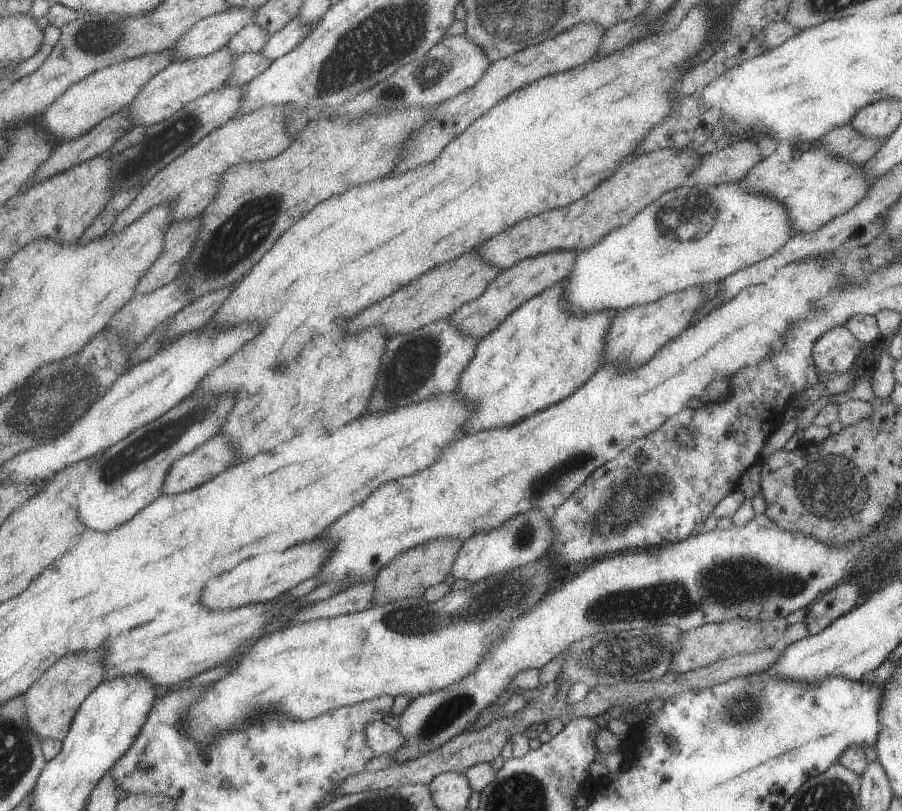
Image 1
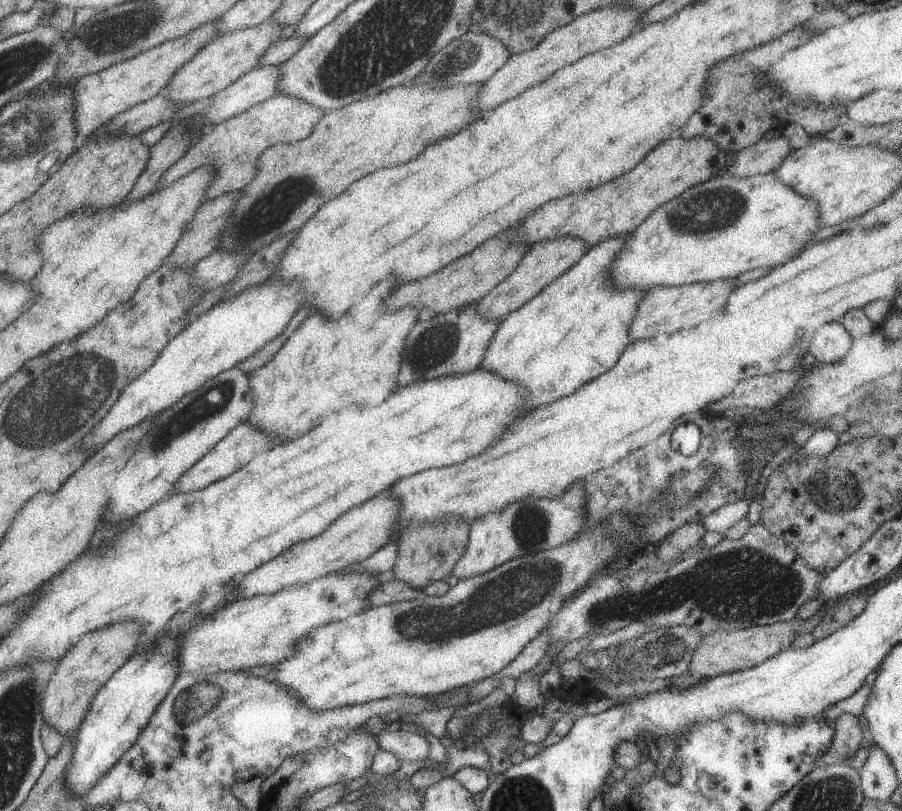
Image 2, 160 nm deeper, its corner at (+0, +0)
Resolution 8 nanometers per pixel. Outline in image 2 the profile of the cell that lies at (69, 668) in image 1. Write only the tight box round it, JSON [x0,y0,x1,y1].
[40,621,142,734]

